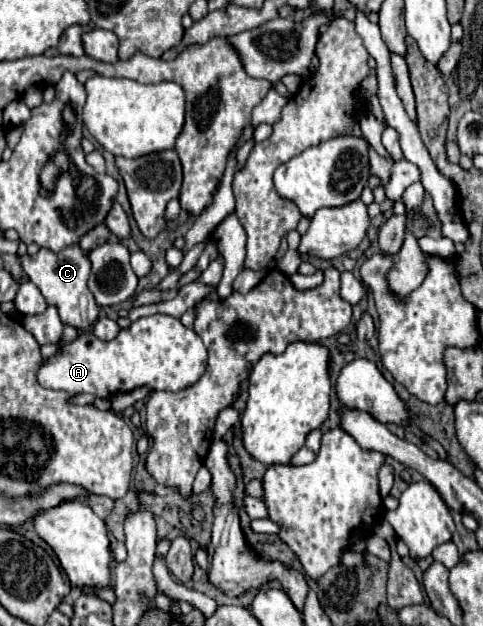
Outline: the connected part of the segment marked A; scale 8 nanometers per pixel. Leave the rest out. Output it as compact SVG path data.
M152 315L136 319L128 329L122 329L114 341L100 341L92 333L78 333L78 339L70 345L62 343L62 351L44 361L38 371L38 381L48 389L62 389L66 393L92 393L96 397L112 399L120 391L132 391L136 387L148 387L150 391L180 391L188 385L194 385L206 369L206 349L194 329L188 329L180 319L170 315Z

